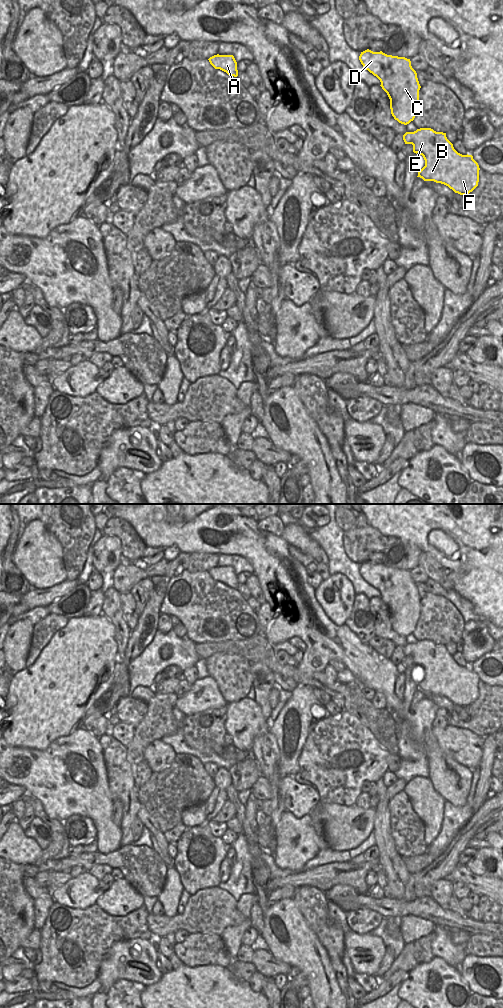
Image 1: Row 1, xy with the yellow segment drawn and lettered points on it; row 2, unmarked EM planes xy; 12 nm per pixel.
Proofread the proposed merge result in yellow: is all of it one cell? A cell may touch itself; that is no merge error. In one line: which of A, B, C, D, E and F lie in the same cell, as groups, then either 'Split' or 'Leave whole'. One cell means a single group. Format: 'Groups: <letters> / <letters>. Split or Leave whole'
Groups: A B C D E F. Leave whole

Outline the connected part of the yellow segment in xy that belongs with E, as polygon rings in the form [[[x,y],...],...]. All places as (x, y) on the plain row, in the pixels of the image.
[[[420,640],[403,647],[405,656],[413,657],[413,664],[423,668],[425,678],[418,683],[418,688],[424,693],[434,693],[448,698],[455,705],[468,707],[479,694],[479,677],[472,667],[458,665],[447,651],[446,645],[436,644],[431,640]]]

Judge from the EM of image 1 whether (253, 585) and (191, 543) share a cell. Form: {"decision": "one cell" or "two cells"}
{"decision": "two cells"}

